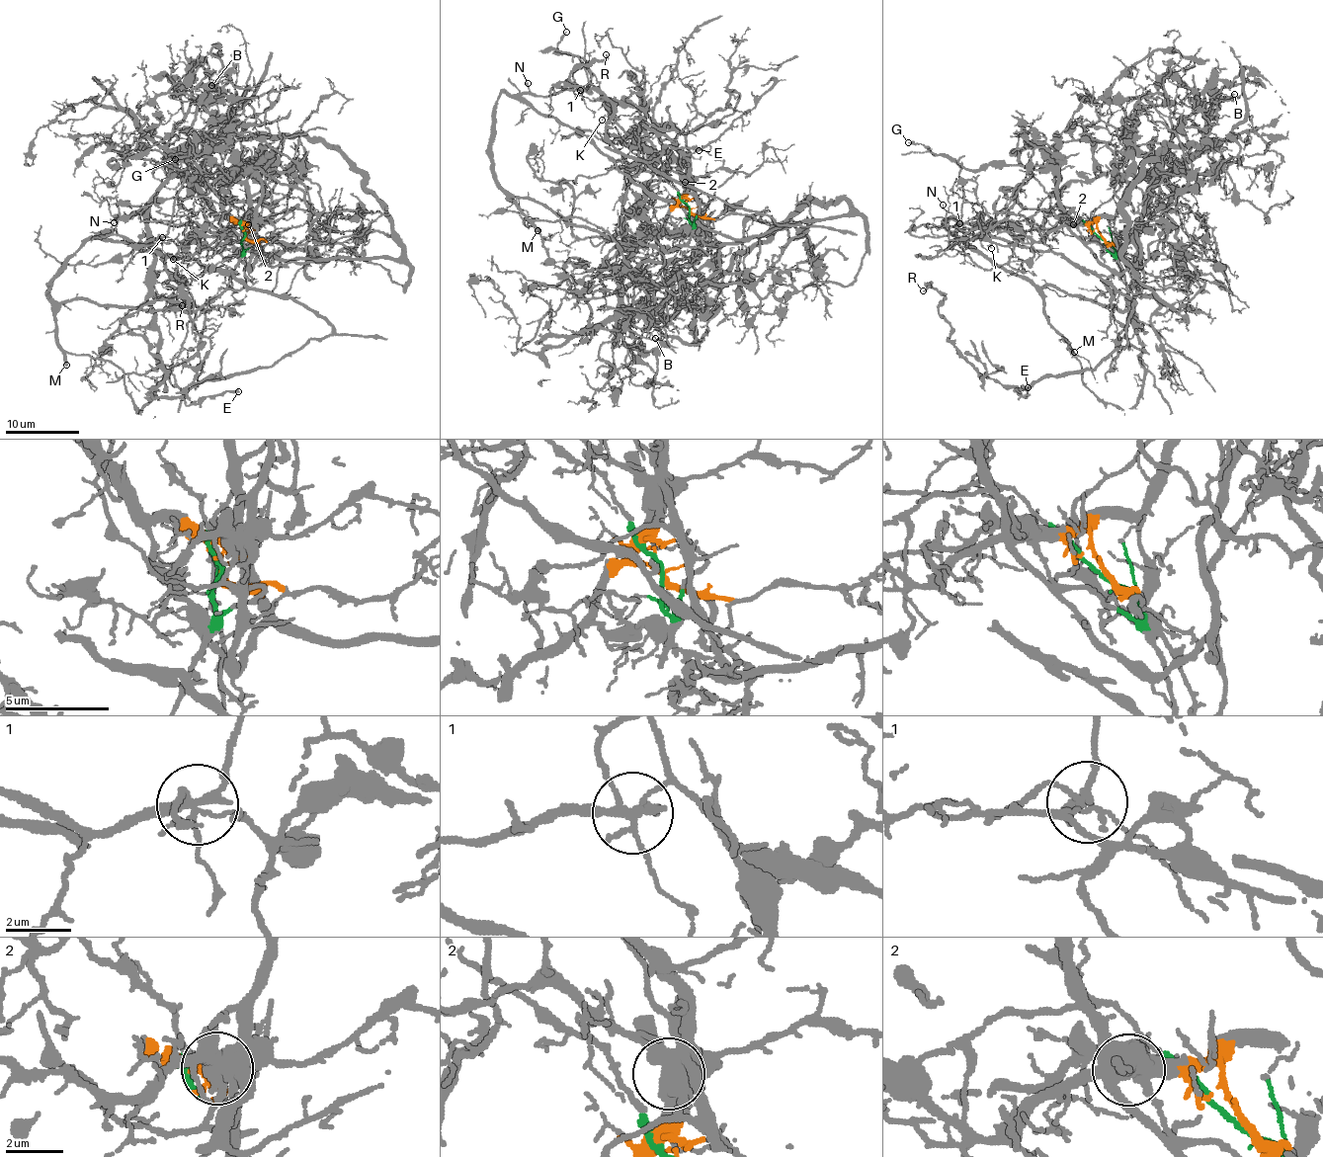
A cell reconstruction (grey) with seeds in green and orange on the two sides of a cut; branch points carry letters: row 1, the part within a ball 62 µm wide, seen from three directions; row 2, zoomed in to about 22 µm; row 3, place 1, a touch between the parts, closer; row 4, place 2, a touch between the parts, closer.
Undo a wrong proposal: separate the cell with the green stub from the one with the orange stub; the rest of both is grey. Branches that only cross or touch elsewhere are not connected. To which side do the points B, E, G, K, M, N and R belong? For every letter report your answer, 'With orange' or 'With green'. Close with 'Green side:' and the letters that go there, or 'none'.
B: With orange
E: With green
G: With green
K: With orange
M: With green
N: With green
R: With green
Green side: E, G, M, N, R

